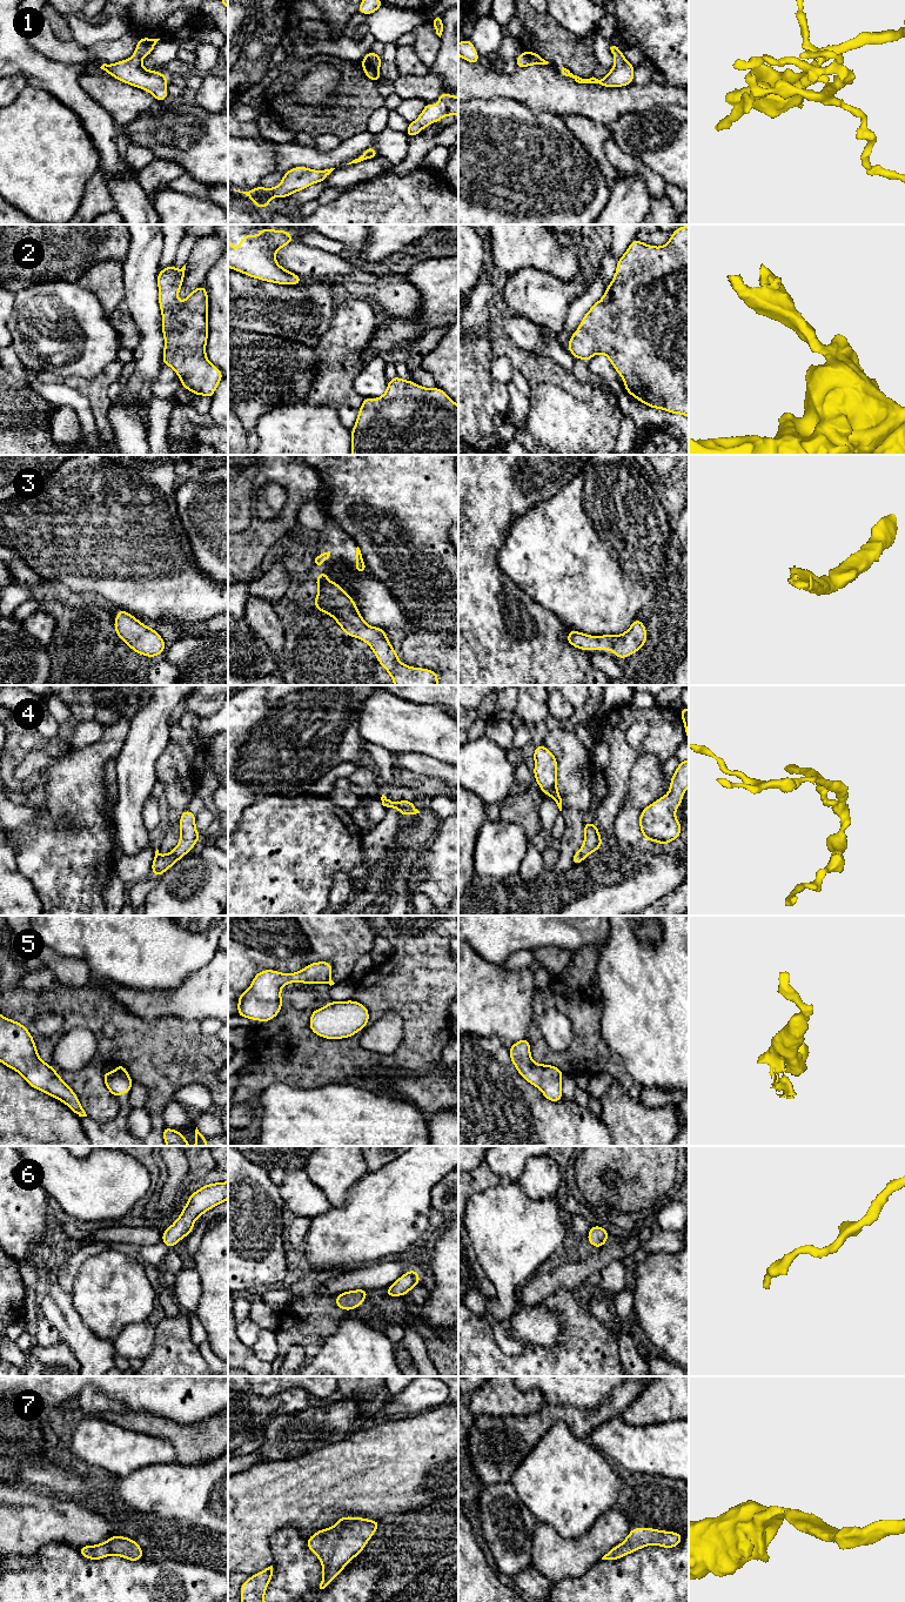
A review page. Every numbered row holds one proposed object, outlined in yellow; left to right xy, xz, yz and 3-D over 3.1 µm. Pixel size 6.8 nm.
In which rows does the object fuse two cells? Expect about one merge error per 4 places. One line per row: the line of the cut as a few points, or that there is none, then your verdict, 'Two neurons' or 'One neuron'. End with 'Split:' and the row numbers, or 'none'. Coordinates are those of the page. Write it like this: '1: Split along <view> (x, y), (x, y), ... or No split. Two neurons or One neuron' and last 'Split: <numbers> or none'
1: No split. One neuron
2: No split. One neuron
3: No split. One neuron
4: No split. One neuron
5: No split. One neuron
6: No split. One neuron
7: No split. One neuron
Split: none

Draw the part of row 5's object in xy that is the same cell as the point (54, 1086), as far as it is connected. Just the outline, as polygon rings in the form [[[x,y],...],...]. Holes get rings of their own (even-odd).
[[[1,1013],[0,1061],[20,1073],[33,1088],[62,1101],[76,1115],[87,1117],[73,1090],[60,1078],[54,1067],[39,1058],[35,1043],[28,1030]]]

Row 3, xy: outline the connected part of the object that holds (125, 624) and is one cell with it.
[[[119,608],[115,632],[130,649],[142,656],[155,657],[166,649],[162,637],[130,614]]]

